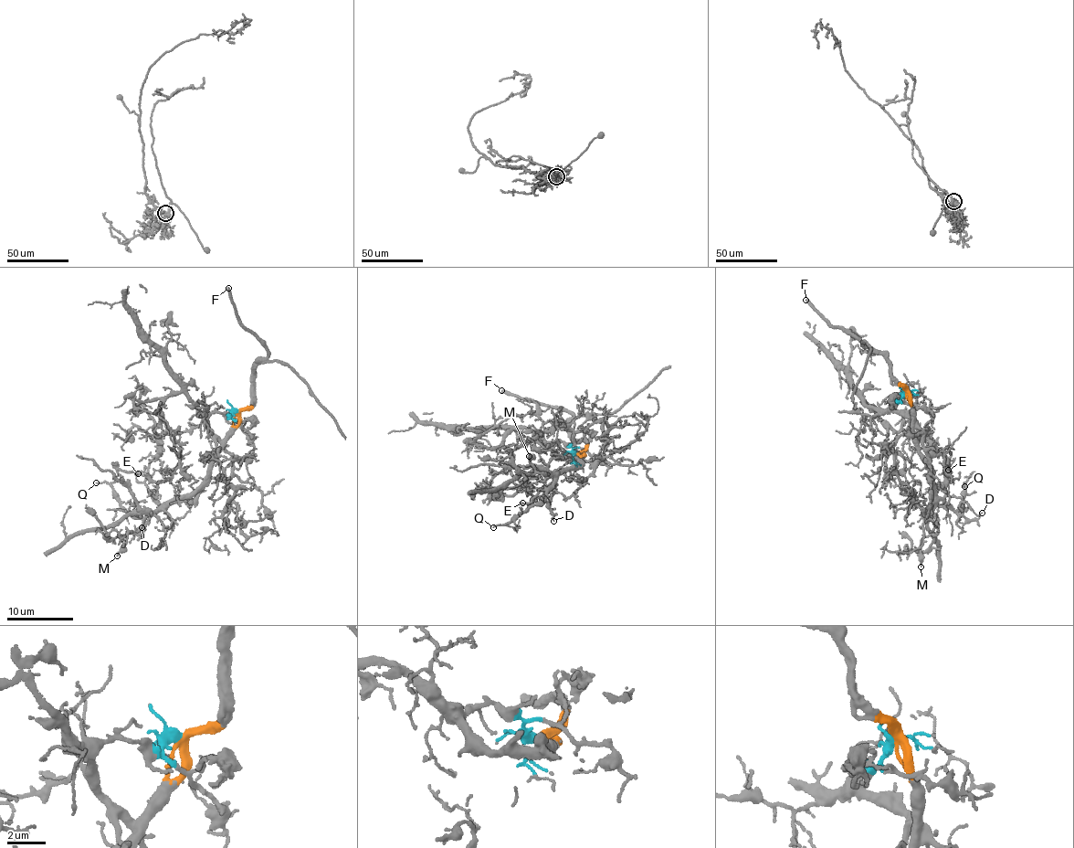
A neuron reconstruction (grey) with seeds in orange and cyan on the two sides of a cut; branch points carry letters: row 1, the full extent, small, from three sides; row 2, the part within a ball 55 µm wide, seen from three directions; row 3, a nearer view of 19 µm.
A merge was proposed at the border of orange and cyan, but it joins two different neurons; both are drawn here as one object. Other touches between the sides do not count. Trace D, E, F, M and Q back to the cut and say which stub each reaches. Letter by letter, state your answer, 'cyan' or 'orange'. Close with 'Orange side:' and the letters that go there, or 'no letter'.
D: orange
E: orange
F: orange
M: orange
Q: orange
Orange side: D, E, F, M, Q

